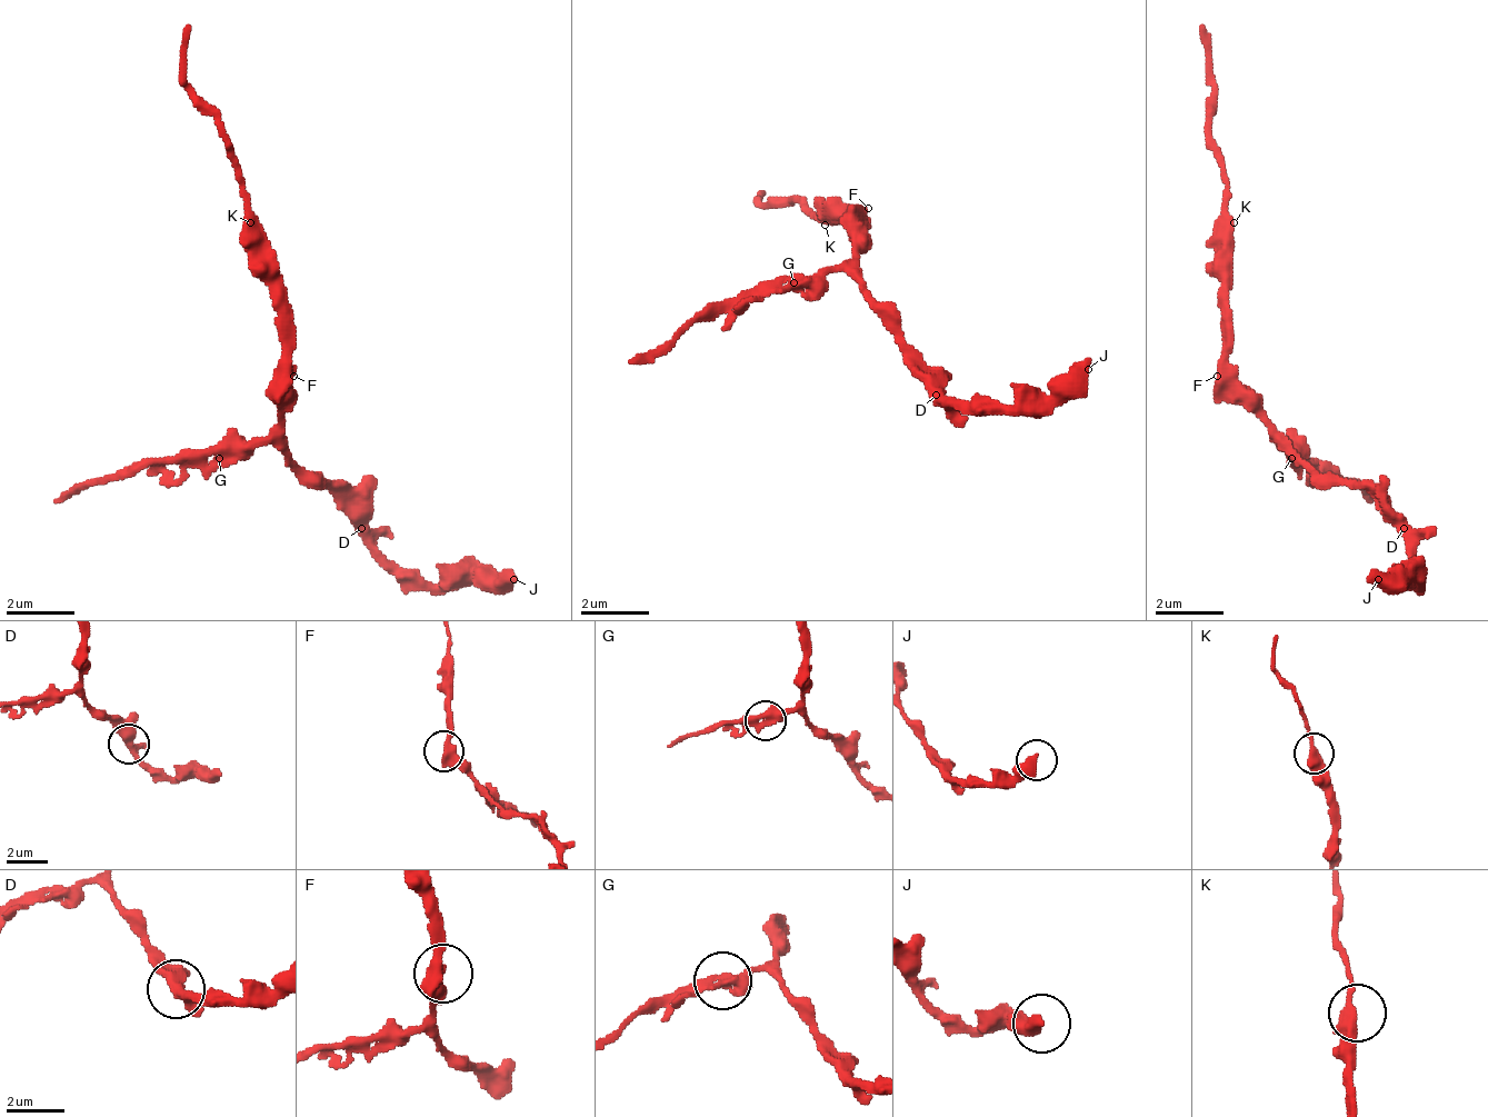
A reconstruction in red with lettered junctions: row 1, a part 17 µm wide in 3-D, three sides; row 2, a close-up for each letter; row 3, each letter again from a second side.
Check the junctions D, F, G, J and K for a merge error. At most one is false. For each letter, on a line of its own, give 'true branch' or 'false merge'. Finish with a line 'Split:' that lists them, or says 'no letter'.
D: true branch
F: true branch
G: false merge
J: true branch
K: true branch
Split: G

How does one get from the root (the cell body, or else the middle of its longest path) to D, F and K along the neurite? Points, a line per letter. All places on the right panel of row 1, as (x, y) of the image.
D: (1250, 392), (1250, 401), (1327, 477), (1336, 477), (1344, 486), (1361, 486), (1404, 528)
F: (1250, 392), (1234, 392), (1217, 376)
K: (1250, 392), (1234, 376), (1234, 367), (1225, 358), (1225, 231), (1234, 222)

